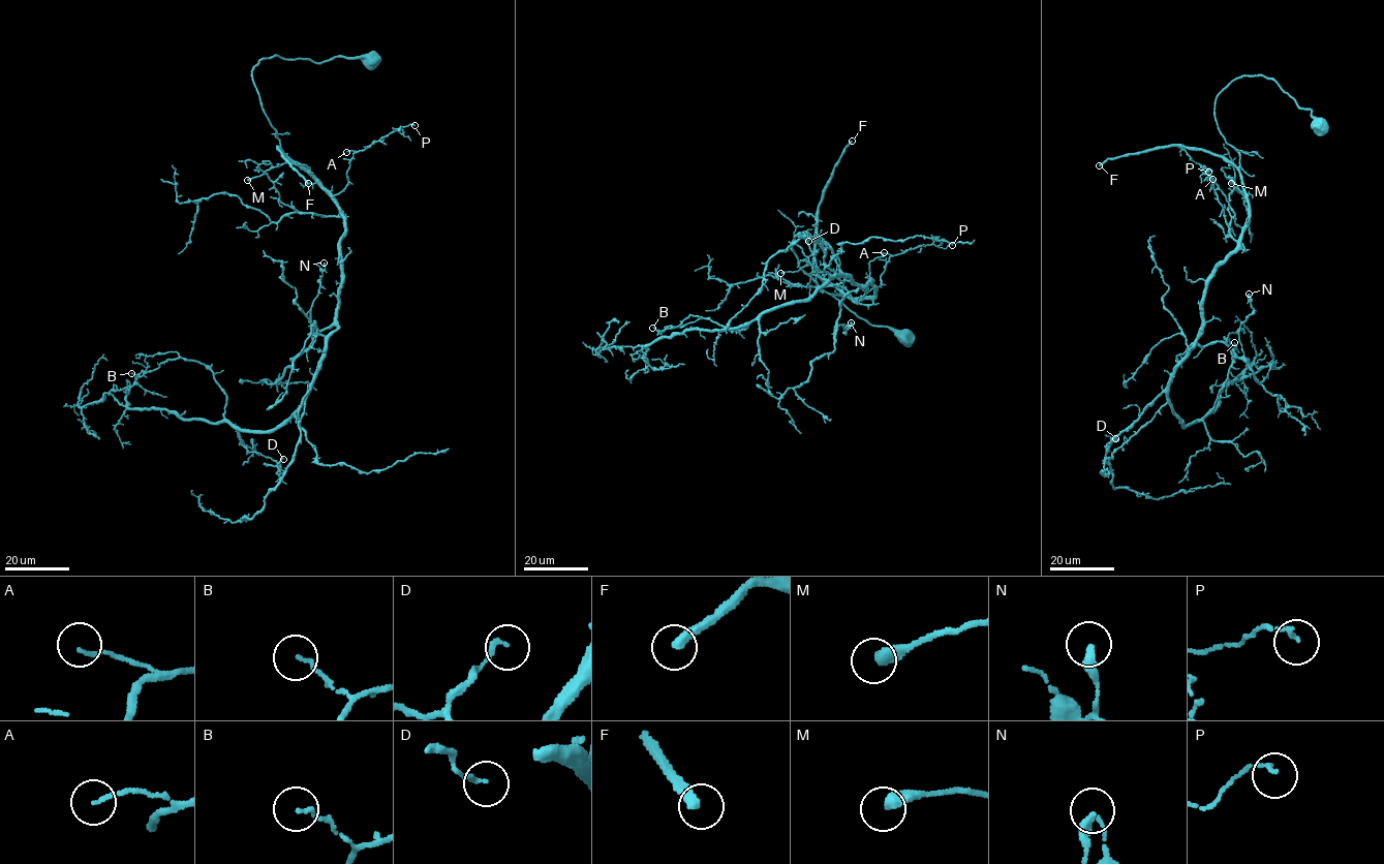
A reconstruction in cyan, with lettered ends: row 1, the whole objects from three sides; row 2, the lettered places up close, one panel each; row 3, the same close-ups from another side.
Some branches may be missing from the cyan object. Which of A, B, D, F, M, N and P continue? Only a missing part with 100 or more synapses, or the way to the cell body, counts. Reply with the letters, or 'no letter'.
F

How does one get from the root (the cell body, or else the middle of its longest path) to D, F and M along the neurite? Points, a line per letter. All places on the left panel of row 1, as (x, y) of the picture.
D: (371, 61), (276, 55), (251, 71), (281, 151), (326, 190), (344, 227), (337, 328), (281, 472), (283, 459)
F: (371, 61), (276, 55), (251, 71), (277, 149), (308, 183)
M: (371, 61), (260, 59), (251, 76), (264, 113), (281, 151), (310, 168), (284, 162), (247, 180)

